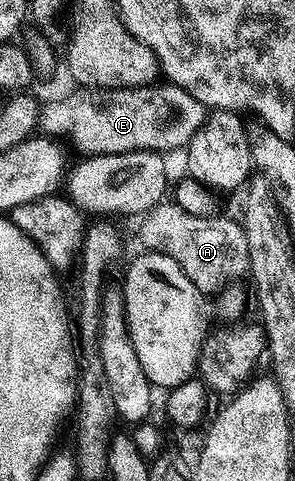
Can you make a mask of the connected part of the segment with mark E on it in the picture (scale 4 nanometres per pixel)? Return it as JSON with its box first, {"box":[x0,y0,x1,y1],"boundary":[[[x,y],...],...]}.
{"box":[37,82,208,157],"boundary":[[[169,82],[145,84],[139,88],[108,88],[104,95],[98,90],[74,91],[78,92],[43,103],[37,127],[55,141],[67,140],[83,157],[125,152],[167,154],[177,148],[185,149],[208,115],[205,104],[192,98],[188,90]]]}

